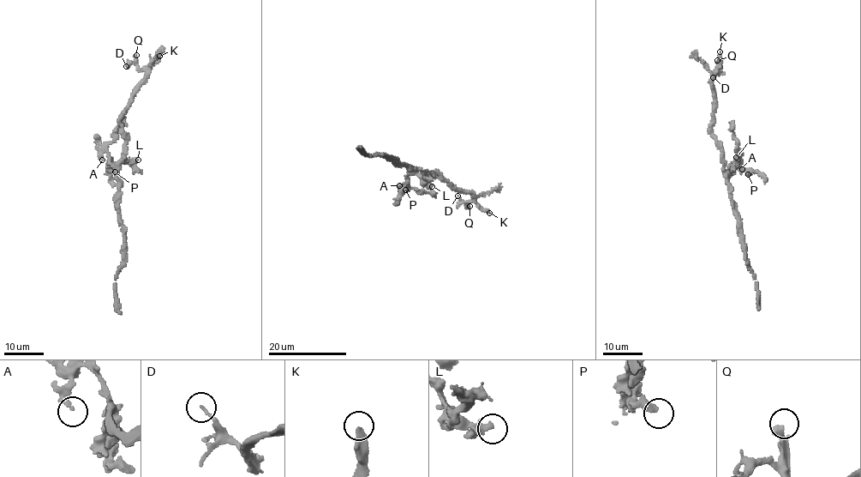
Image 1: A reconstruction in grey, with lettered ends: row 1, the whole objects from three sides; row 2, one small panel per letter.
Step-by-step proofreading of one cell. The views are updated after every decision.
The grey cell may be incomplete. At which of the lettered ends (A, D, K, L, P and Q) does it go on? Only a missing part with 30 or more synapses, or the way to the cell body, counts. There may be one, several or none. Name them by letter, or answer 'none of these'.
D, K, Q

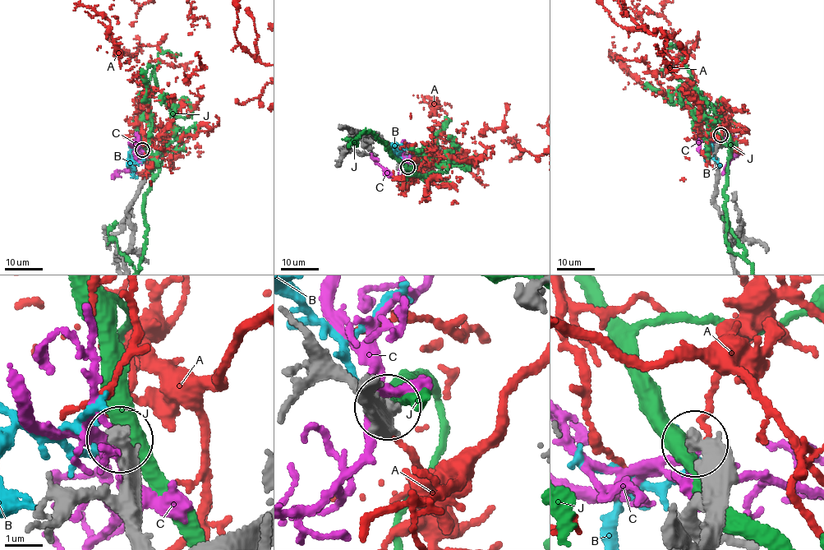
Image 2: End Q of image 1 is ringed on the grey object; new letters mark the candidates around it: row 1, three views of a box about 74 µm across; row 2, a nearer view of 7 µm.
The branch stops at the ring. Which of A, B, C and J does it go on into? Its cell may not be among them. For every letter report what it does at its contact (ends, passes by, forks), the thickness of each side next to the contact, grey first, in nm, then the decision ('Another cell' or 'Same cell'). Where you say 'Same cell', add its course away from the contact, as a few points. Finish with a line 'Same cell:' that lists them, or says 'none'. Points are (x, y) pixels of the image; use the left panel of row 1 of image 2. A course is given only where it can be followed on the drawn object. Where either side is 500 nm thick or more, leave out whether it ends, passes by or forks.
A: It ends there. Thickness 420 nm (grey) against 110 nm. Another cell
B: It ends there. Thickness 320 nm (grey) against 200 nm. Another cell
C: It forks there. Thickness 380 nm (grey) against 260 nm. Another cell
J: It passes by. Thickness 360 nm (grey) against 440 nm. Another cell
Same cell: none

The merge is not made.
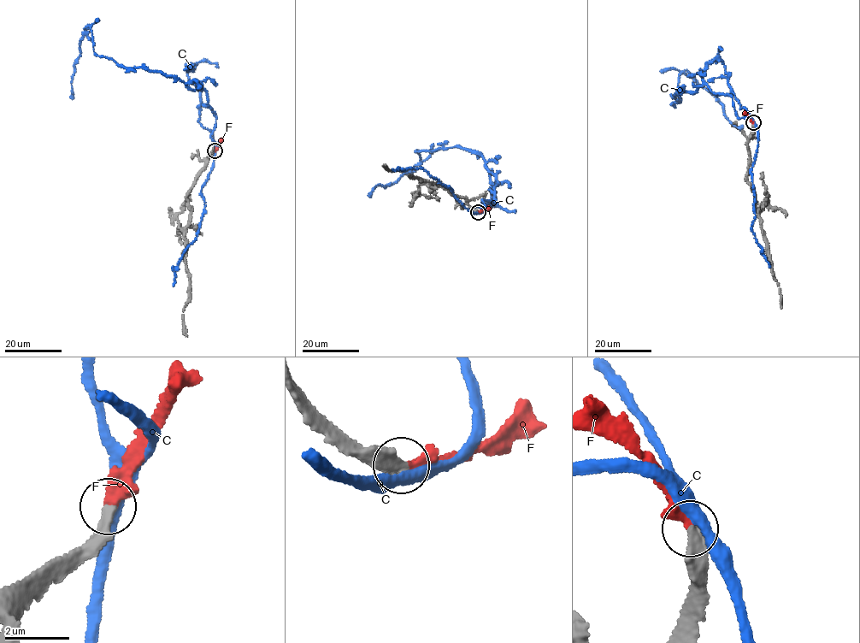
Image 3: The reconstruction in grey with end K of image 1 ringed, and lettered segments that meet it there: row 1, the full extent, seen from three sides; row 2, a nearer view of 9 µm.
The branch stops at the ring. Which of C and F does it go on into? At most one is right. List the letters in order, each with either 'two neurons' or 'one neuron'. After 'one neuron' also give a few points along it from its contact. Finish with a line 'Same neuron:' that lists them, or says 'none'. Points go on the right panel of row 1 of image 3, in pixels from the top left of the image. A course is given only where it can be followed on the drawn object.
C: two neurons
F: one neuron; course (753, 123), (744, 111)
Same neuron: F

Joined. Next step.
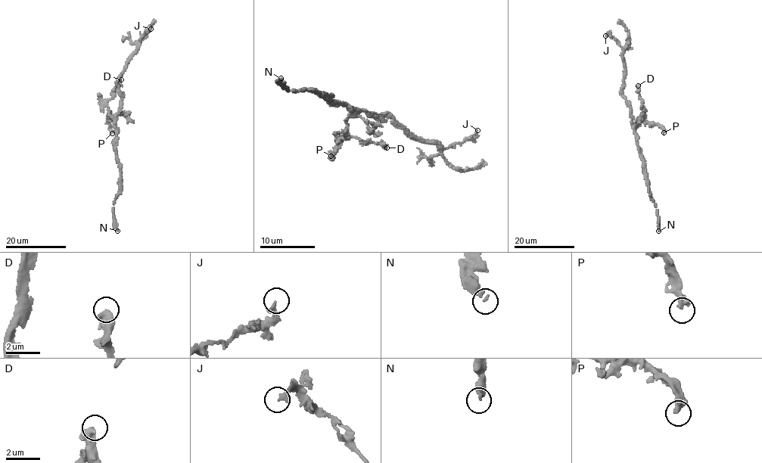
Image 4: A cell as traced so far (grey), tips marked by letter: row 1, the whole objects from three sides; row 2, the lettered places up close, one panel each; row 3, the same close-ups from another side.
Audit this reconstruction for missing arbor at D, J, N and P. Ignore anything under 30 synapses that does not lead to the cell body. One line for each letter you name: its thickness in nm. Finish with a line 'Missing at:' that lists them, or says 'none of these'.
Missing at: none of these

